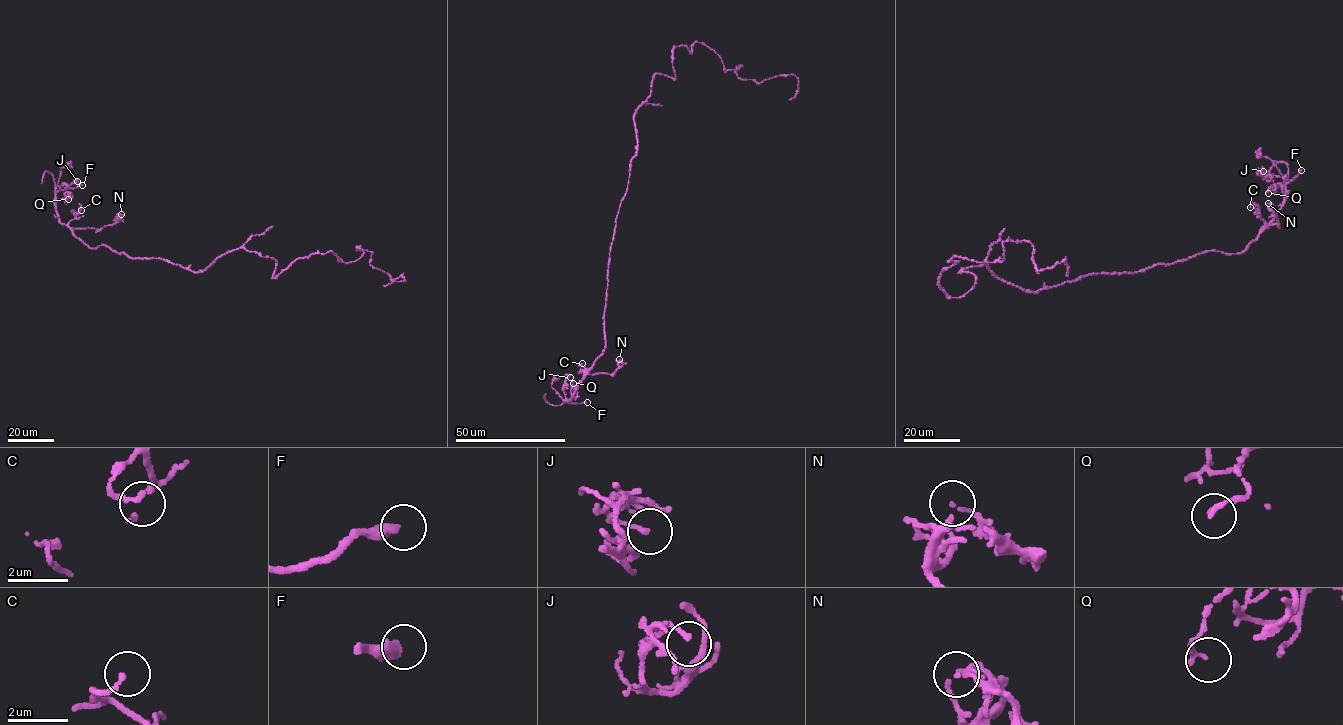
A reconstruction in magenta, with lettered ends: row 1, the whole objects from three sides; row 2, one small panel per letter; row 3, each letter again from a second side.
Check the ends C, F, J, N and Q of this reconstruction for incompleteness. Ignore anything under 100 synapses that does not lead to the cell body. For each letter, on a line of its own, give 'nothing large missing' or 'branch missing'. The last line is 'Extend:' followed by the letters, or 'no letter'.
C: nothing large missing
F: nothing large missing
J: nothing large missing
N: nothing large missing
Q: nothing large missing
Extend: no letter

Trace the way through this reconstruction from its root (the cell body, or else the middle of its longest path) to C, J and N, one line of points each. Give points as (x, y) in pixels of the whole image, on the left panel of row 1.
C: (223, 255), (195, 272), (159, 258), (129, 258), (104, 245), (91, 249), (68, 225), (80, 207), (81, 210)
J: (223, 255), (195, 272), (104, 245), (90, 248), (60, 223), (55, 207), (56, 188), (77, 181)
N: (223, 255), (195, 272), (104, 245), (91, 249), (74, 235), (73, 229), (111, 225), (121, 214)

